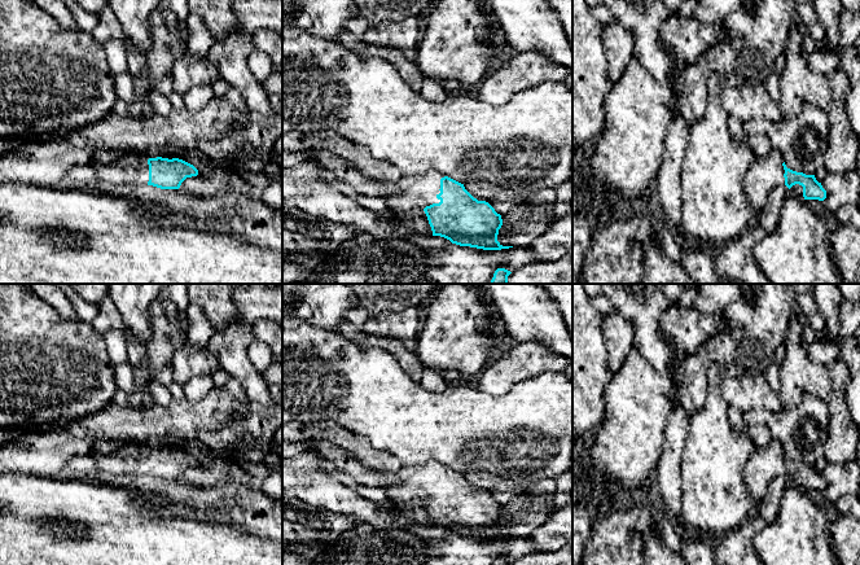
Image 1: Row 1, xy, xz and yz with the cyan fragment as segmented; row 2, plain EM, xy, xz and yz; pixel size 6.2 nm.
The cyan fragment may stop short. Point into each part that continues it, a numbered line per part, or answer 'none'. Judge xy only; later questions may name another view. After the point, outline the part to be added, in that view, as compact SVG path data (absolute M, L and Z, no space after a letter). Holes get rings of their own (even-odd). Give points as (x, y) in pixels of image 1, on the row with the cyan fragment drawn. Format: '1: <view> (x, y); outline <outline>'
1: xy (134, 169); outline M126 154L113 163L93 161L91 166L101 180L114 184L148 185L148 159L149 157L142 154Z

